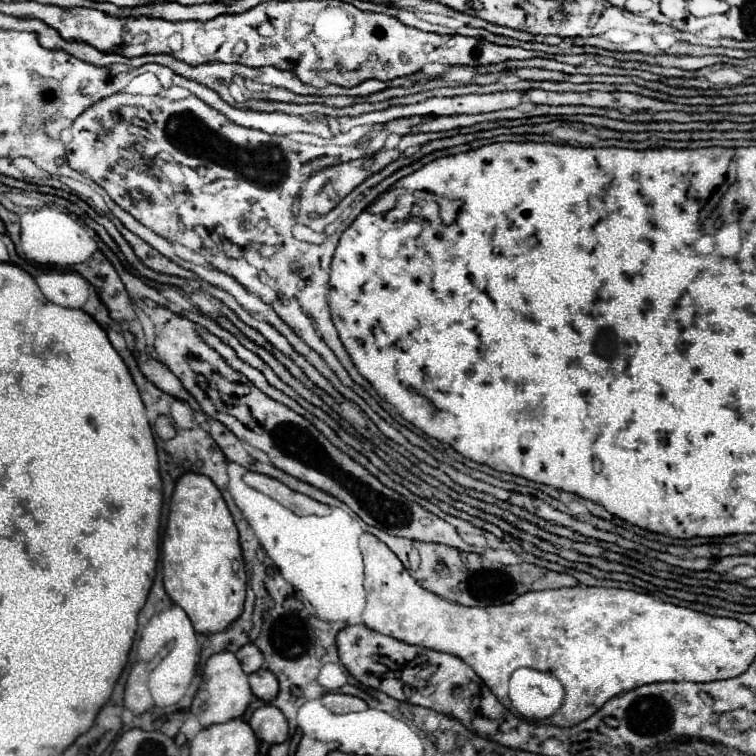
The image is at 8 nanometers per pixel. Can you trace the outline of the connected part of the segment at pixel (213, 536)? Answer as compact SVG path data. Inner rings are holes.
M186 473L176 483L172 505L170 505L168 527L162 541L162 573L164 573L164 589L168 597L186 611L196 633L202 635L222 633L242 615L244 597L246 597L246 573L244 573L242 551L238 543L238 531L220 491L206 475ZM234 561L240 561L240 571L236 571Z

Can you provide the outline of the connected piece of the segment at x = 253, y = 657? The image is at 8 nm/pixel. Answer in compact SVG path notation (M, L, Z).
M252 643L240 647L240 649L236 651L236 657L238 657L238 661L240 661L240 665L242 665L242 671L244 671L246 675L256 673L256 671L264 665L264 657L262 657L260 649L258 649L256 645L252 645Z

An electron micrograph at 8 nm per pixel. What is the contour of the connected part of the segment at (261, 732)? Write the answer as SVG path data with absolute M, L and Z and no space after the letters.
M274 705L256 709L248 723L254 729L256 737L268 745L280 745L288 739L288 721Z

